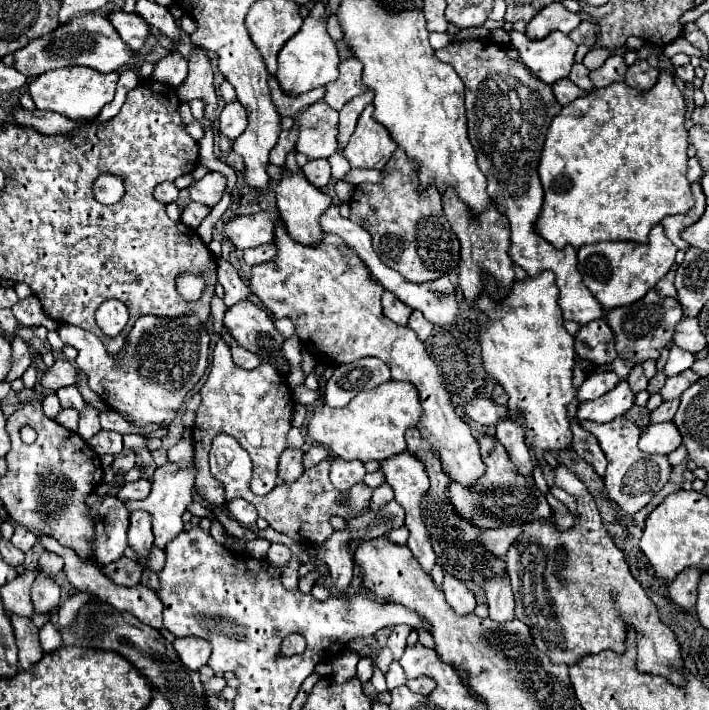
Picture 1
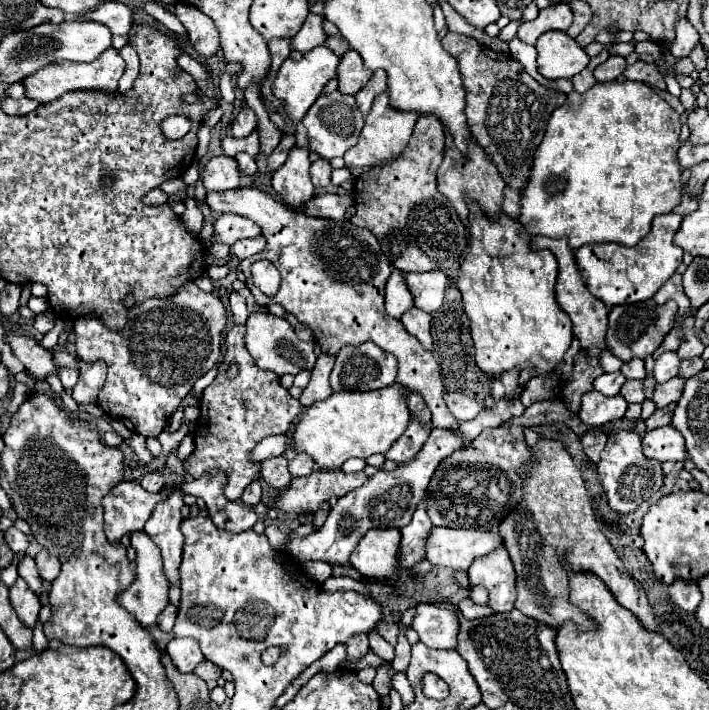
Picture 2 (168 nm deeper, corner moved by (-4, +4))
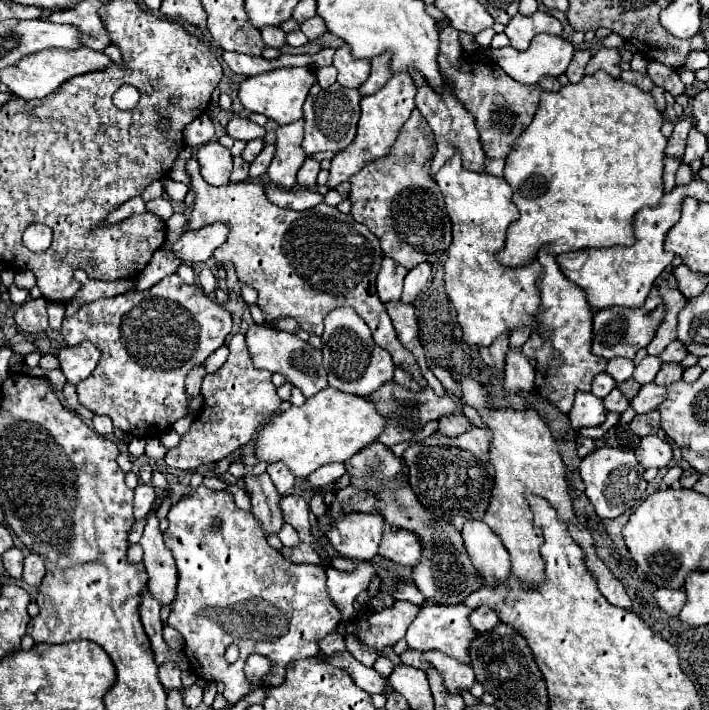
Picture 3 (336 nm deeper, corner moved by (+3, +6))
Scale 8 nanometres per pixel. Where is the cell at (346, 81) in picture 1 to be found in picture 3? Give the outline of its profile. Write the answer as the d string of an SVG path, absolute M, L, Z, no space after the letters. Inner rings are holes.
M344 44L334 54L334 68L338 70L338 82L344 88L360 88L370 76L370 60L356 60L350 54L350 46Z

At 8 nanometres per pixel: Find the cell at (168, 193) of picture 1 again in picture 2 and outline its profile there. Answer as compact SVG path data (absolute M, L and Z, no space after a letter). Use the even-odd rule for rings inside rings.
M153 188L153 190L143 198L145 204L165 204L167 200L169 200L169 196L167 196L161 188Z

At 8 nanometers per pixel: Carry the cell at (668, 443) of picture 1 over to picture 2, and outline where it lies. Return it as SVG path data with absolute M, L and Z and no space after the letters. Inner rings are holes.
M663 426L647 430L643 436L643 454L647 458L667 462L667 460L685 460L685 438L675 426Z

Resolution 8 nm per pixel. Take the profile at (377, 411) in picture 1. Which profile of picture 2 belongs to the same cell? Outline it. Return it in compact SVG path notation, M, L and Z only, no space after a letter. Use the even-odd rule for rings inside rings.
M401 384L369 392L331 394L327 400L315 402L303 412L295 426L293 448L311 454L317 470L335 470L353 456L369 458L371 454L385 454L409 426L407 396L409 390Z

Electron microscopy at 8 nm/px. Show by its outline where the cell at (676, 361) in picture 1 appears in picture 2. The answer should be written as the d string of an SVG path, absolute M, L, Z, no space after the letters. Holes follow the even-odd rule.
M665 352L655 360L653 376L657 382L667 382L679 374L679 366L681 366L681 358L675 352Z

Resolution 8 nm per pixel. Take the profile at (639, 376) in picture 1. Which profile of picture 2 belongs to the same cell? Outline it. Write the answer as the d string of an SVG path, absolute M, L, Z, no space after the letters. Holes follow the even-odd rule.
M625 380L625 384L621 386L621 394L623 398L627 398L627 402L643 402L643 380Z

